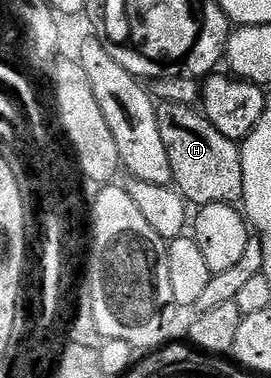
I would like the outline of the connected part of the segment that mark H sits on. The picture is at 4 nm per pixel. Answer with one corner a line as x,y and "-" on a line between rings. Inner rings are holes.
169,101
157,104
156,118
158,131
162,131
162,143
166,143
166,155
170,155
172,185
176,192
183,195
192,207
210,203
236,205
244,196
240,145
226,139
226,135
211,125
203,112
190,105

